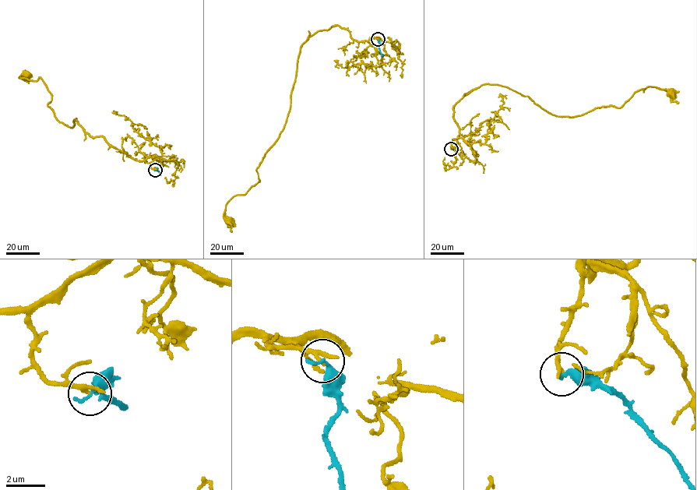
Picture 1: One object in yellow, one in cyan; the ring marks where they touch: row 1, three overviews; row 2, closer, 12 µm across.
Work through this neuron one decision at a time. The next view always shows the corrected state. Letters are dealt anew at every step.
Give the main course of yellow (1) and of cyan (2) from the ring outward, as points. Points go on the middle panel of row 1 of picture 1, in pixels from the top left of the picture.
1: (378, 39), (357, 41), (335, 26), (303, 44), (285, 125), (257, 168), (259, 181), (226, 205), (229, 221)
2: (378, 39), (381, 56)

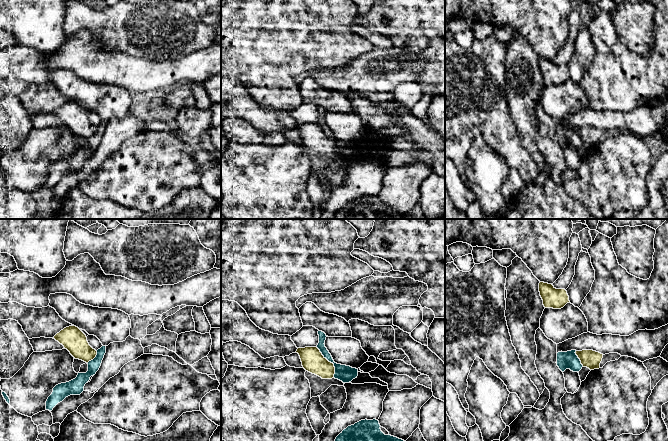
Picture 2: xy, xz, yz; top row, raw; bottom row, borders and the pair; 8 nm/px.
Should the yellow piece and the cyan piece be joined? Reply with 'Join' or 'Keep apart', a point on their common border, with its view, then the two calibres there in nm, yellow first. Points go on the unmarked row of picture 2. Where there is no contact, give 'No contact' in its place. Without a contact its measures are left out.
Keep apart. Touches yellow at xz (330, 138). Thickness 180 nm (yellow) against 140 nm

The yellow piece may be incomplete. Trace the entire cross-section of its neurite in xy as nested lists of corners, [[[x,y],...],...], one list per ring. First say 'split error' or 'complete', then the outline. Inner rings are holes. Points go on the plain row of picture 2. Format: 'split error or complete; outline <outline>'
complete; outline [[[76,102],[64,104],[54,112],[54,115],[62,120],[75,135],[88,139],[97,131],[97,127],[89,121],[86,111]]]

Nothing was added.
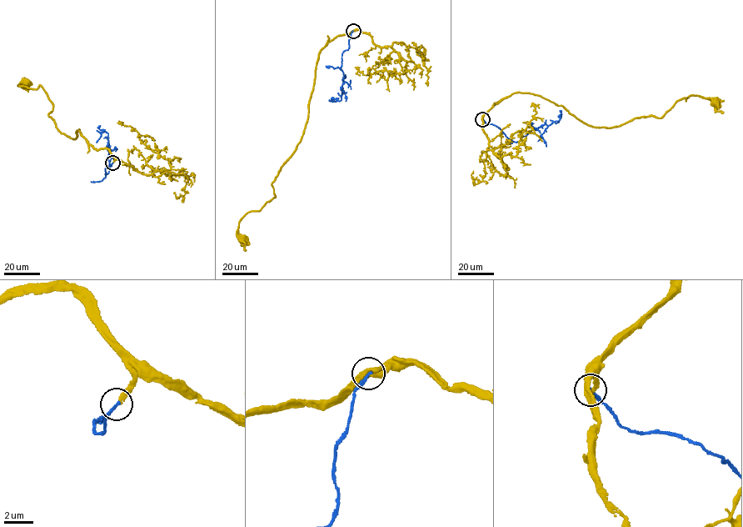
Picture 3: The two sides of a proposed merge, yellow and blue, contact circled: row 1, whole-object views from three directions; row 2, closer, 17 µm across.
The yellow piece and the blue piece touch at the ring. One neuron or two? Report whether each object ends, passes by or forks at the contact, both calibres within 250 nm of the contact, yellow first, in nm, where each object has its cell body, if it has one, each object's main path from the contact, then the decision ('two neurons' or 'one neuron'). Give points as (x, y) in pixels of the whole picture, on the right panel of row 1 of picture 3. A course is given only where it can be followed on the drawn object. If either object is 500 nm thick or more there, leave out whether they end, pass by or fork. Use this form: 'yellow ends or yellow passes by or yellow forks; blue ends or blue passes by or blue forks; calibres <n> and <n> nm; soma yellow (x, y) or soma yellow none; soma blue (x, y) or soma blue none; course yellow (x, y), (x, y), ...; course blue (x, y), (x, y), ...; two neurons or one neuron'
yellow ends; blue ends; calibres 280 and 200 nm; soma yellow (715, 102); soma blue none; course yellow (482, 119), (519, 92), (609, 127), (661, 117), (693, 95), (716, 101); course blue (482, 119), (497, 127), (516, 142), (533, 127), (550, 125), (560, 117), (555, 123); two neurons

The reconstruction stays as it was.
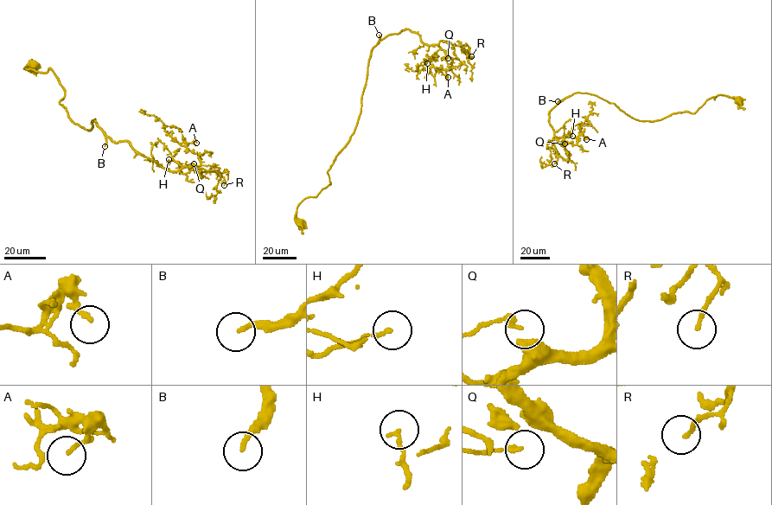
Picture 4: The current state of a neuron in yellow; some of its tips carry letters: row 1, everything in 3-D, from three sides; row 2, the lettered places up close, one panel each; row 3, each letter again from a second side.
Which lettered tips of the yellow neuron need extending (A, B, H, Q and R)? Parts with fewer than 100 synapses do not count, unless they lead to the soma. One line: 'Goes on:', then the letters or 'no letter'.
Goes on: B

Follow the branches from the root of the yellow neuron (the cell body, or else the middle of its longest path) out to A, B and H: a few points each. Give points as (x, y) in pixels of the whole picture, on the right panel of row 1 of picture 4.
A: (739, 99), (719, 95), (694, 113), (652, 121), (575, 92), (552, 108), (549, 123), (564, 146), (586, 139)
B: (739, 99), (719, 95), (694, 113), (673, 113), (652, 121), (634, 118), (615, 104), (586, 93), (558, 101)
H: (739, 99), (719, 95), (694, 113), (652, 121), (575, 92), (549, 113), (552, 139), (572, 136)

